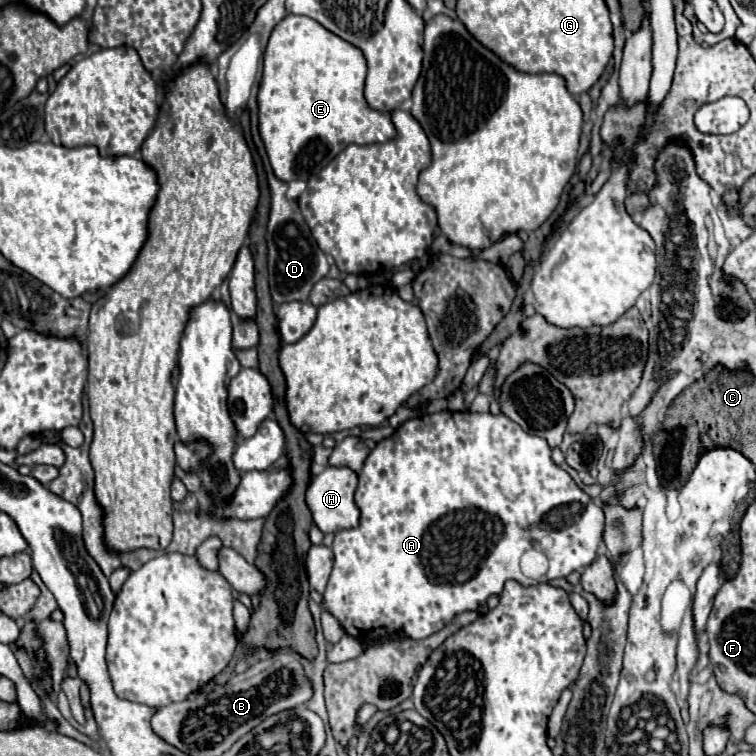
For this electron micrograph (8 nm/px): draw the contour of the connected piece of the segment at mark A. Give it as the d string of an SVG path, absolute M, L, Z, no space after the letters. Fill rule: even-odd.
M435 412L425 414L419 418L411 418L403 422L393 436L377 442L377 446L371 450L371 454L365 460L363 470L359 472L359 488L355 492L355 502L361 510L361 524L351 530L341 530L335 534L333 540L333 554L335 554L335 566L327 584L327 590L323 594L323 610L329 610L345 628L347 634L357 638L361 644L373 644L387 634L405 628L405 634L419 640L427 638L435 632L439 632L455 614L461 614L465 610L477 610L487 602L491 594L501 594L503 584L507 580L517 580L523 586L537 584L537 580L531 580L523 576L519 568L519 558L527 550L541 550L549 558L549 570L545 574L545 580L553 578L565 578L571 572L579 568L587 568L595 558L599 544L603 542L603 508L595 504L577 484L575 480L551 460L551 448L549 444L539 438L527 434L519 424L511 422L503 414L475 414L475 412Z

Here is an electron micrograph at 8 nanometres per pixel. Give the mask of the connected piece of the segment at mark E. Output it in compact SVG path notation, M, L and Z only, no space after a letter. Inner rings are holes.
M287 14L271 32L271 38L267 42L265 54L263 54L263 78L261 78L261 86L259 86L259 132L269 156L269 162L273 166L273 172L277 178L283 178L283 182L291 182L291 180L307 180L311 174L317 174L319 170L323 170L323 166L327 166L327 162L331 162L331 158L335 158L335 154L339 154L345 146L349 144L373 144L373 142L387 142L393 140L397 136L397 130L391 122L391 112L379 112L375 108L371 108L363 96L363 86L365 86L365 74L367 74L367 60L363 56L363 52L349 44L347 40L339 38L337 34L329 32L327 28L323 28L319 22L315 22L309 16L295 16L295 14Z

